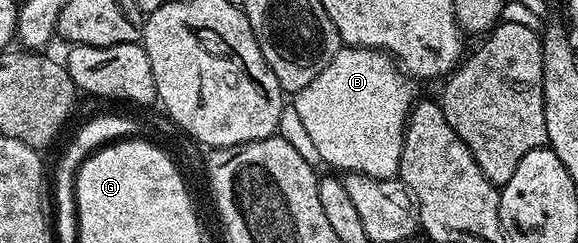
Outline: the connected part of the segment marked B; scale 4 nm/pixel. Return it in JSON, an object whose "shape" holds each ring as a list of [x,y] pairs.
{"shape":[[[340,47],[339,53],[329,62],[329,66],[325,66],[325,70],[321,70],[321,74],[317,74],[317,78],[313,78],[313,82],[309,82],[309,86],[305,86],[301,91],[294,93],[293,103],[297,108],[298,117],[301,118],[302,125],[305,126],[306,133],[310,135],[310,140],[317,146],[321,161],[324,165],[332,164],[340,173],[360,172],[369,178],[384,178],[385,170],[383,168],[398,169],[401,162],[401,150],[403,149],[403,133],[407,130],[407,114],[411,110],[412,104],[416,103],[415,96],[416,85],[413,83],[412,77],[402,71],[390,56],[385,52],[378,52],[376,48],[349,48]]]}

